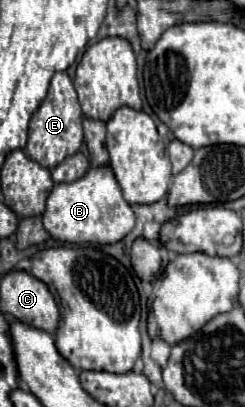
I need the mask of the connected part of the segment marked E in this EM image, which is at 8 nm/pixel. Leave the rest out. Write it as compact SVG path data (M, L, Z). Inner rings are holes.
M55 73L47 91L45 101L33 113L29 123L29 141L25 145L25 155L47 169L55 169L65 157L75 155L83 145L83 113L73 89L73 81L67 73Z

